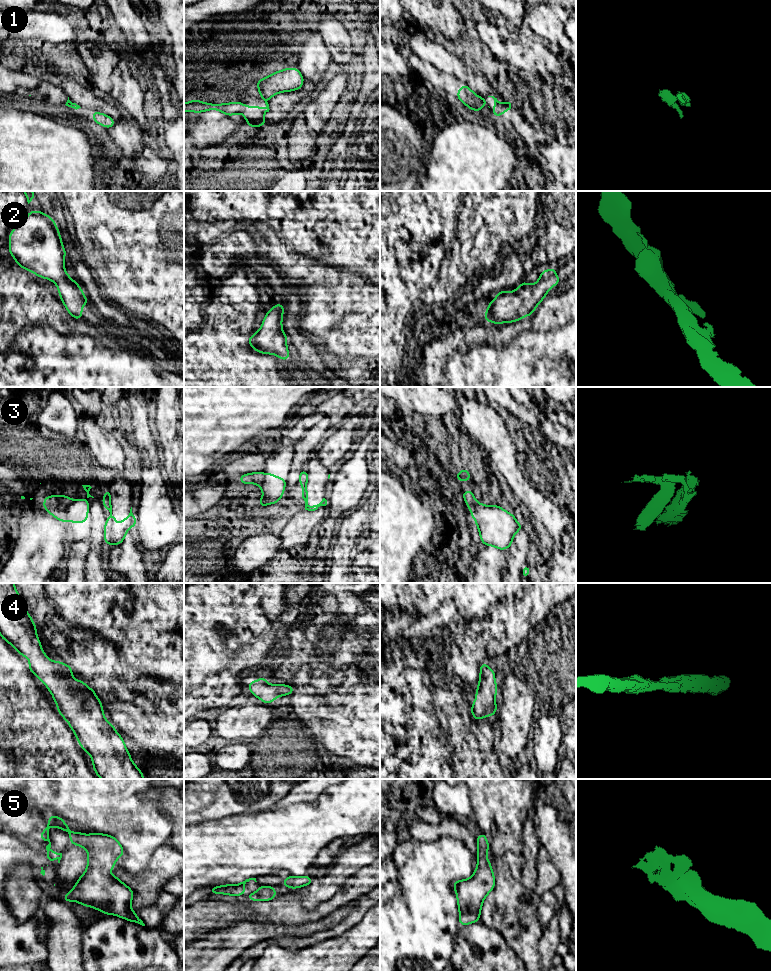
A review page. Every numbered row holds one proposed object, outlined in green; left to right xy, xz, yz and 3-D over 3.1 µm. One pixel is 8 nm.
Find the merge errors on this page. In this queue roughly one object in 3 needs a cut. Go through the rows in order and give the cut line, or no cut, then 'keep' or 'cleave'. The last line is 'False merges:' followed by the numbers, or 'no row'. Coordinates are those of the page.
1: yz (481, 99), (485, 104) | cleave
2: no cut | keep
3: xy (71, 500), (67, 508), (66, 518) | cleave
4: no cut | keep
5: xy (89, 859), (97, 866), (99, 874), (108, 874) | cleave
False merges: 1, 3, 5

